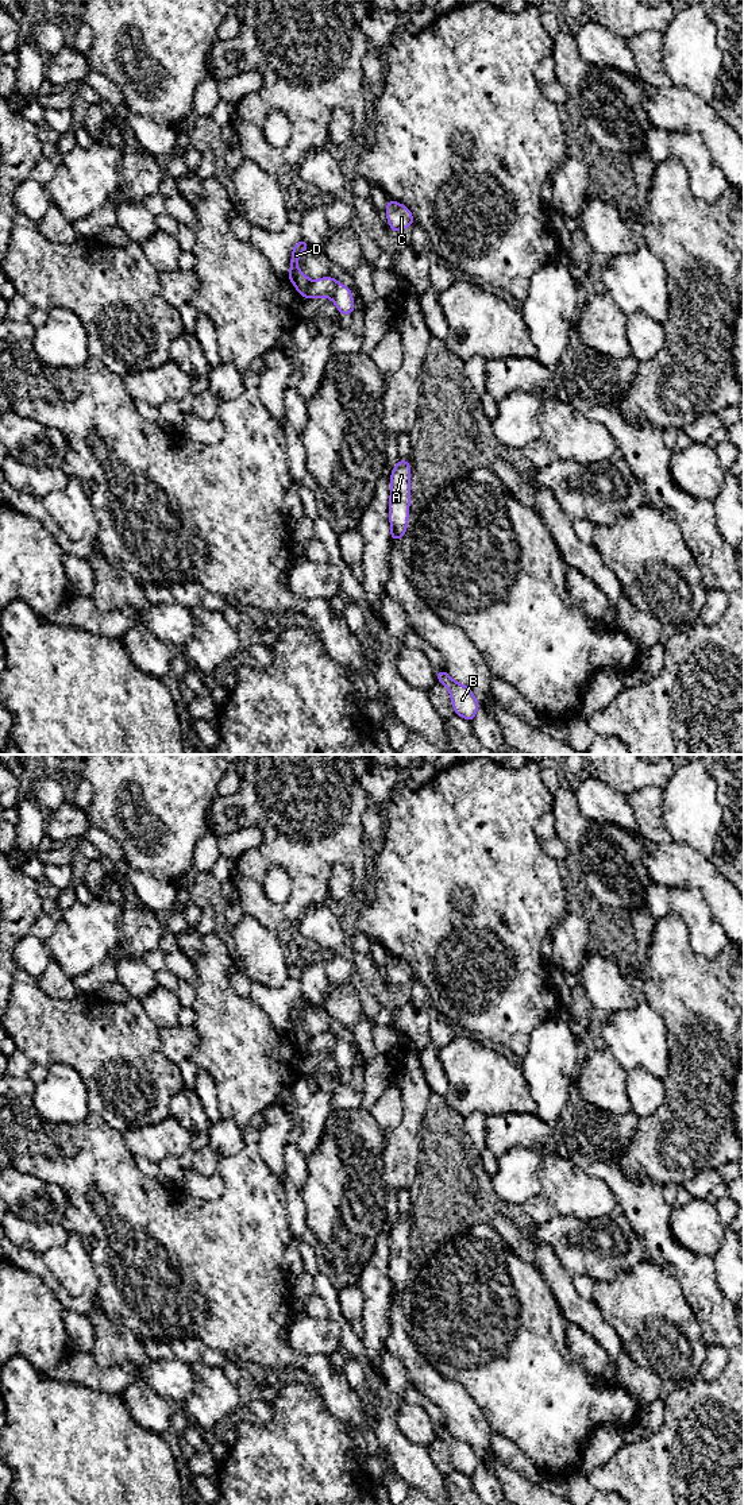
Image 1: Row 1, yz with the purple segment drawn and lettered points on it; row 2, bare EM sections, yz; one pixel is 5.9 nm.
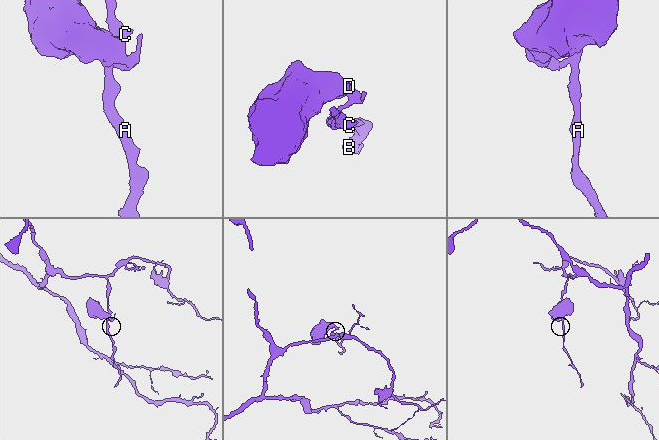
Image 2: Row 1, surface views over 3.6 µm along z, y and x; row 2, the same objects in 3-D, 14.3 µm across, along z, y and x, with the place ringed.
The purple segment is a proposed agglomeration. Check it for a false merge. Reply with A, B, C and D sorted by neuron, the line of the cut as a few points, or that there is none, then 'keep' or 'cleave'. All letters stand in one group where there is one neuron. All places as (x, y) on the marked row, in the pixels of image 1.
A B C / D | yz (313, 281), (304, 297) | cleave

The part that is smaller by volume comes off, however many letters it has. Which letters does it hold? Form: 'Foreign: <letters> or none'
Foreign: D

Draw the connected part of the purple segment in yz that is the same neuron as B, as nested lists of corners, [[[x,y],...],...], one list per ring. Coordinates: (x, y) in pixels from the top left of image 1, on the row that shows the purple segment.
[[[447,669],[435,672],[435,675],[436,680],[448,690],[455,714],[471,723],[479,709],[473,691],[466,684],[455,682]]]

